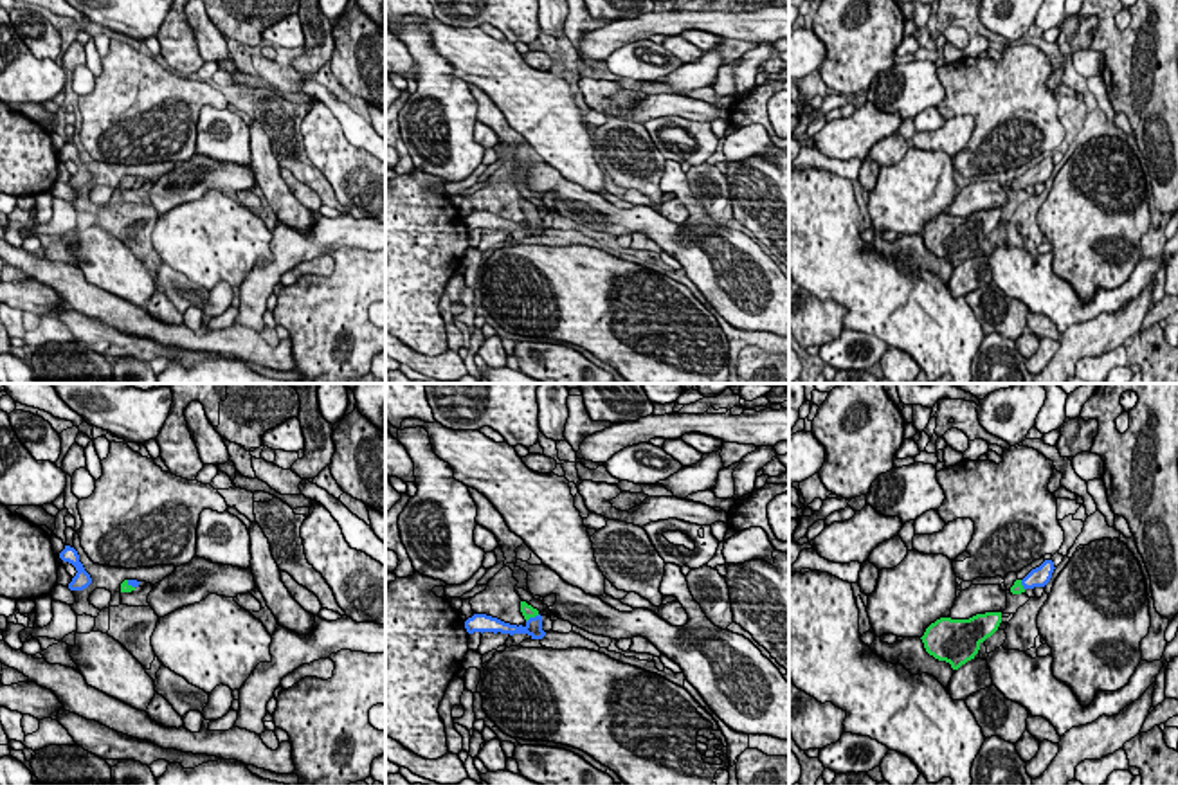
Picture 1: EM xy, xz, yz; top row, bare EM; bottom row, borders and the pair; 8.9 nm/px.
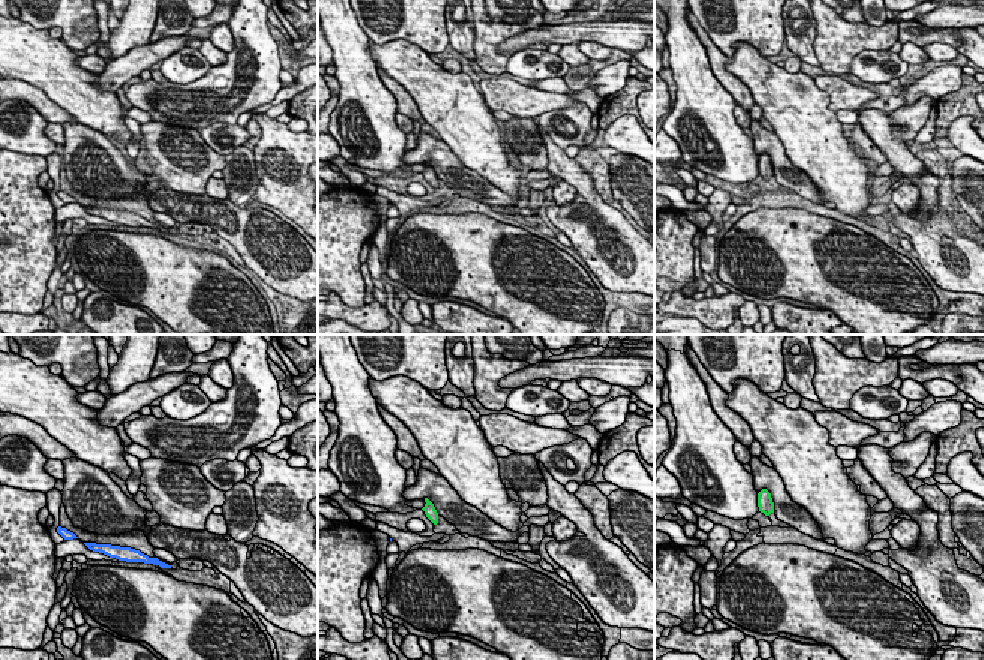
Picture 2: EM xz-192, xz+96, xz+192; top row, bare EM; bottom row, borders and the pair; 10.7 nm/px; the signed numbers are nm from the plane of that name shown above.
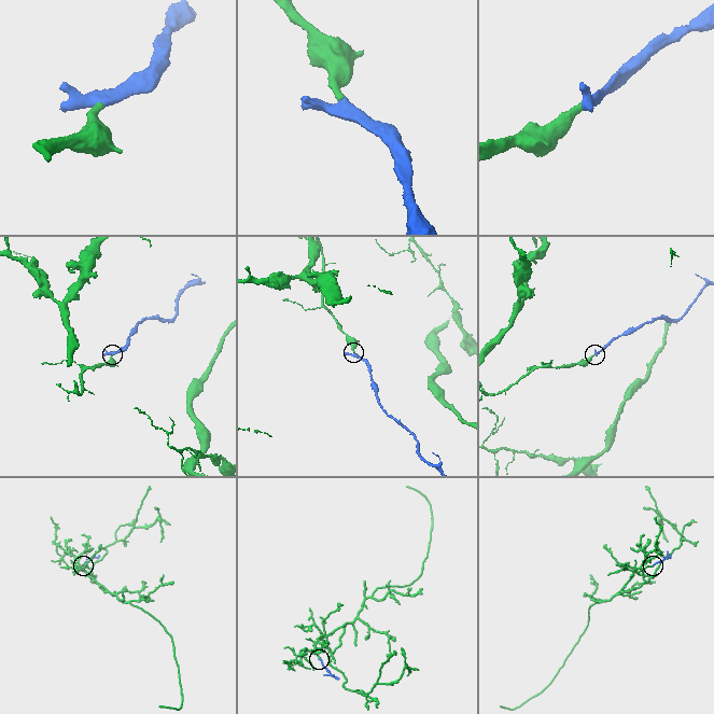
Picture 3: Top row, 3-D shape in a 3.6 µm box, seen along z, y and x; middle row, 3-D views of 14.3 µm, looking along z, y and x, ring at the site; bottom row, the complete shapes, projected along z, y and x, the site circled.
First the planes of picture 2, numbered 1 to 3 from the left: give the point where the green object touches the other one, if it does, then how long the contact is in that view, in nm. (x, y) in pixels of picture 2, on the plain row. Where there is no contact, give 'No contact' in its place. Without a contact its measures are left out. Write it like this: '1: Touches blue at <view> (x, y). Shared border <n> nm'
1: No contact
2: No contact
3: No contact

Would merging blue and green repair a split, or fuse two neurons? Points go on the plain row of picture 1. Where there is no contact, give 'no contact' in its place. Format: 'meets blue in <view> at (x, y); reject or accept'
meets blue in xz at (532, 215); accept

